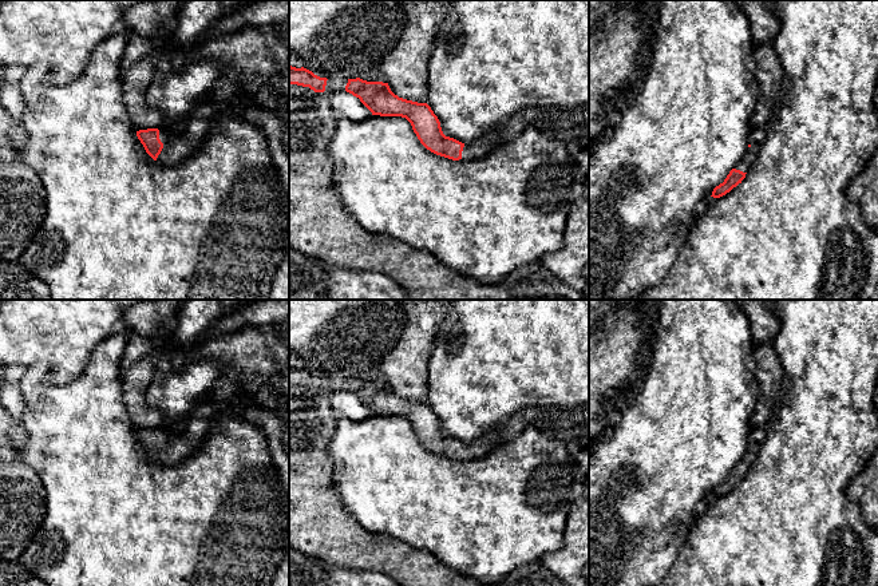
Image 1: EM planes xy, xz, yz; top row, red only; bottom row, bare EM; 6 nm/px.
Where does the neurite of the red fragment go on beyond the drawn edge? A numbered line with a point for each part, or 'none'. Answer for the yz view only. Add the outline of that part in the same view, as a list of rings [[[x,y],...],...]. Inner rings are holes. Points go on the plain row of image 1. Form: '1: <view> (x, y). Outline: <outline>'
1: yz (756, 435). Outline: [[[766,425],[751,427],[750,435],[748,435],[748,443],[751,446],[747,448],[740,462],[735,466],[736,470],[748,472],[751,464],[756,459],[758,451],[764,437],[766,437]]]

